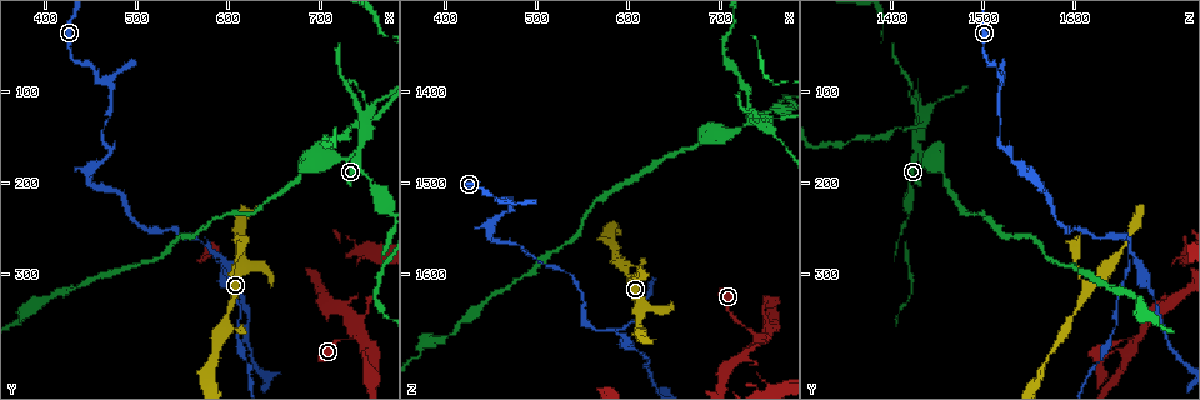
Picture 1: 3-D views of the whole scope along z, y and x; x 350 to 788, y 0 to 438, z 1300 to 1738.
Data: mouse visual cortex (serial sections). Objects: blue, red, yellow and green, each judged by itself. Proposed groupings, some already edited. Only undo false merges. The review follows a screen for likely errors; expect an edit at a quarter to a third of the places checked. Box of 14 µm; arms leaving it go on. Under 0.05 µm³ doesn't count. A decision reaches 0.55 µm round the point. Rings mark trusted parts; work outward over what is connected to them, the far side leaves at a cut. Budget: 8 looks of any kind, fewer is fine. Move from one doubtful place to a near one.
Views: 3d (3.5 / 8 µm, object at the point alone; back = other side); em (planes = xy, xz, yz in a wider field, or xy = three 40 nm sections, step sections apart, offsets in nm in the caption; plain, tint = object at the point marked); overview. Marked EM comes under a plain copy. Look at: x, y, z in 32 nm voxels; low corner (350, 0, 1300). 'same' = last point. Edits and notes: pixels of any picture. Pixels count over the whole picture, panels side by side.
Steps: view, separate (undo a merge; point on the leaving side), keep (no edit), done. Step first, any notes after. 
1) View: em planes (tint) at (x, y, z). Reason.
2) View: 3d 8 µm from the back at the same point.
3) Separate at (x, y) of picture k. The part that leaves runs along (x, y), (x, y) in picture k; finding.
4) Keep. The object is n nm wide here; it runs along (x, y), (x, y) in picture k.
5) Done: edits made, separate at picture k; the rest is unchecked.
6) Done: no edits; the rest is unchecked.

View: 3d 3.5 µm at (740, 370, 1670). Three-way junction.

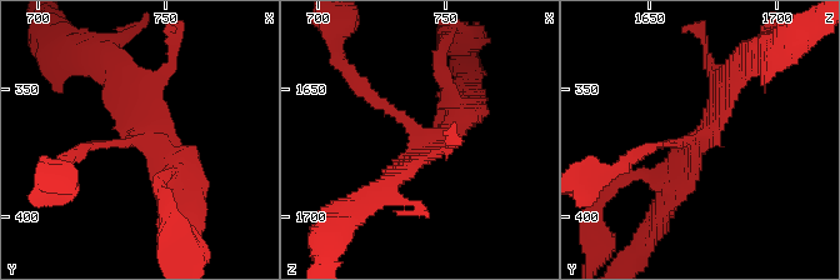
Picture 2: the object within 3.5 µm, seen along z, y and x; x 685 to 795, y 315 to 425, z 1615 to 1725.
Keep. It runs along (646, 150), (704, 135), (733, 74) in picture 2; one cell here.

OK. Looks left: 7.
View: 3d 8 µm at (750, 135, 1435). Sharp bend.

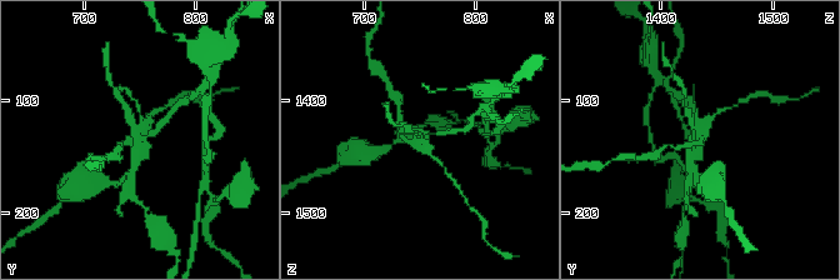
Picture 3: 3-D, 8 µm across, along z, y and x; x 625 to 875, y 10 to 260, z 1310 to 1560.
View: em xy step 5 (tint) at (744, 134, 1438).

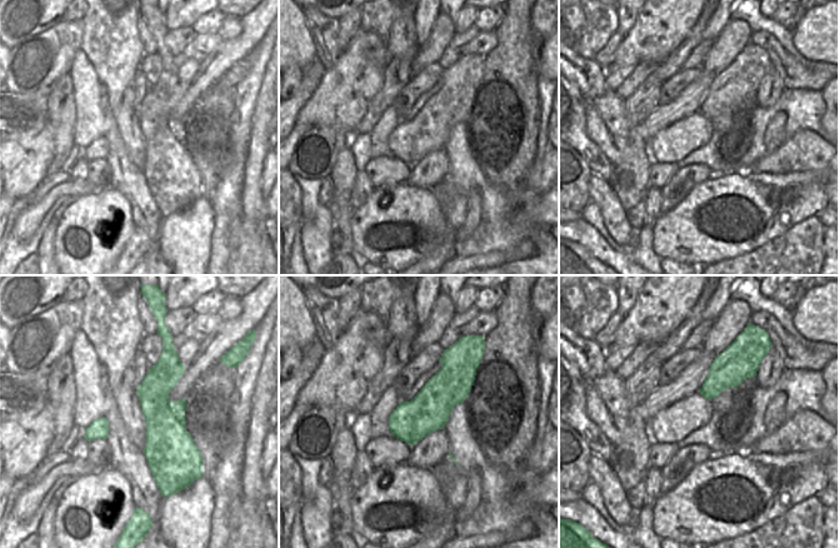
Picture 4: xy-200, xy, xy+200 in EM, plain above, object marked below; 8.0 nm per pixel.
Separate at (106, 183) of picture 3. The object is 320 nm wide here; the part that leaves runs along (129, 178), (119, 184), (83, 184) in picture 3; a second cell is stuck on.

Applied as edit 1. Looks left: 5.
View: overview.

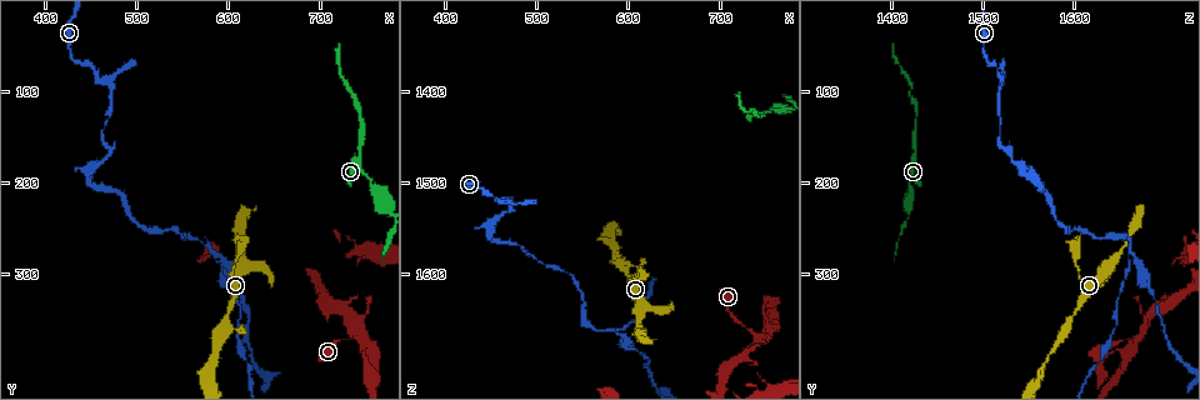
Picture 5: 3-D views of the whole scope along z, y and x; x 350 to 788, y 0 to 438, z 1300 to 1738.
View: 3d 3.5 µm at (450, 200, 1565). Sharp bend.

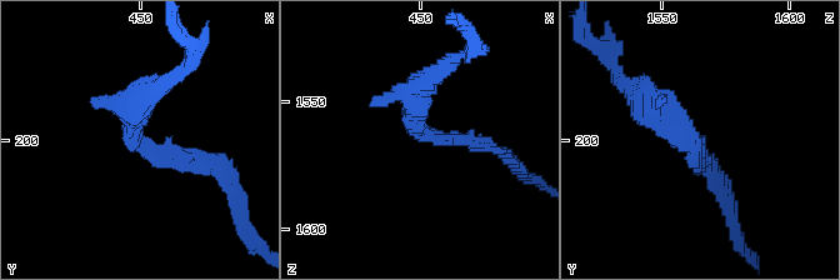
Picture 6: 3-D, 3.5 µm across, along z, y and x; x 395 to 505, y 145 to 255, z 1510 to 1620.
View: em planes (tint) at (447, 200, 1561). The arms are 150, 350 nm wide.

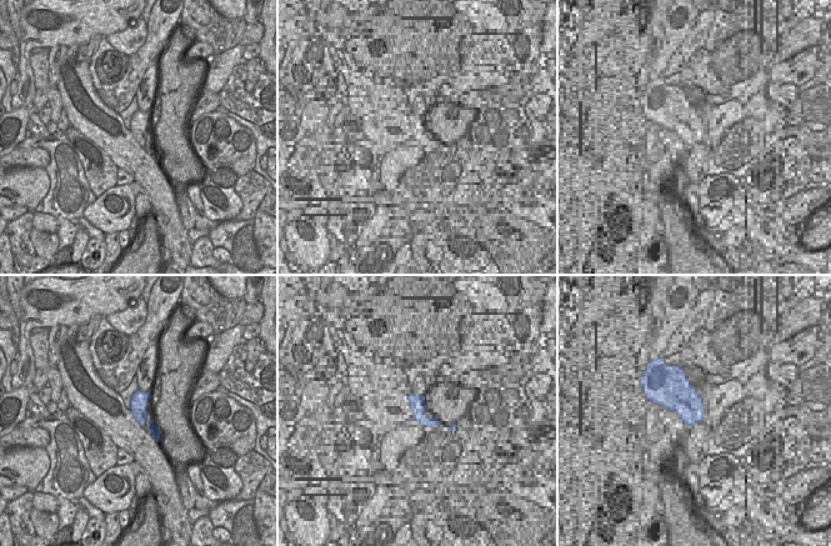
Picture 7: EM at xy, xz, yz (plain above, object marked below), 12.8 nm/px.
Keep. It runs along (634, 90), (679, 125), (708, 163) in picture 6; one cell here.

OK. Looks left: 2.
Done: edits made, separate at picture 3; the rest is unchecked.

